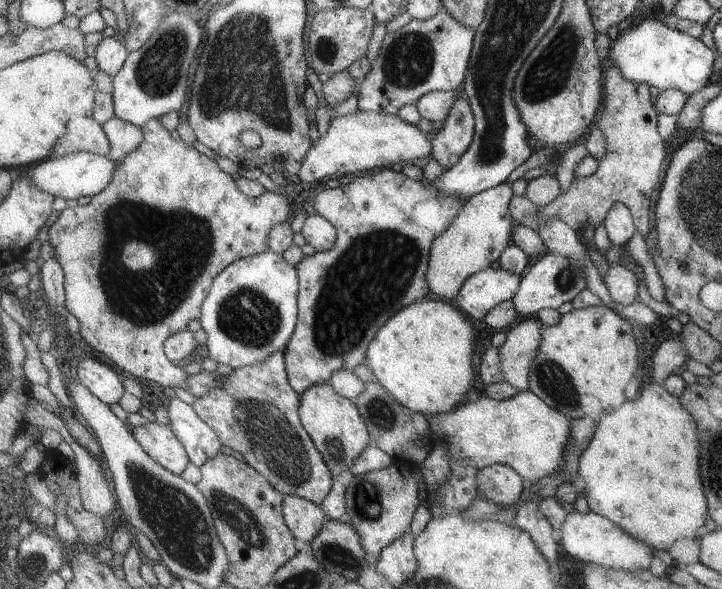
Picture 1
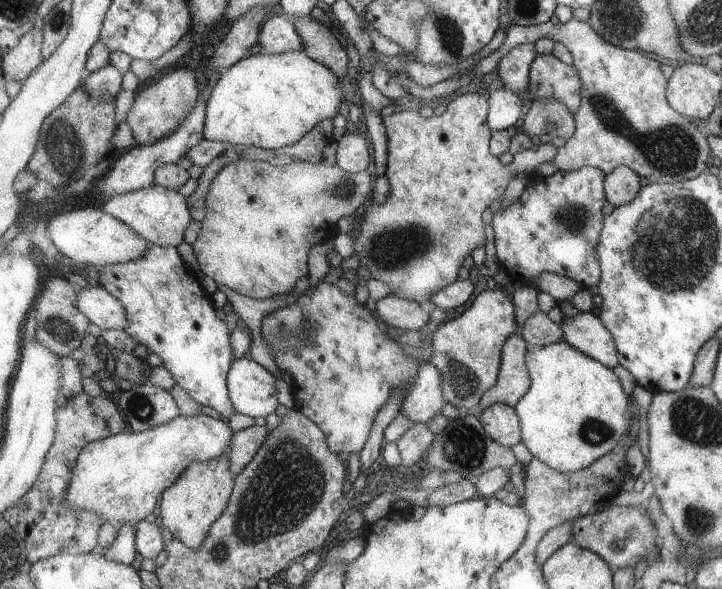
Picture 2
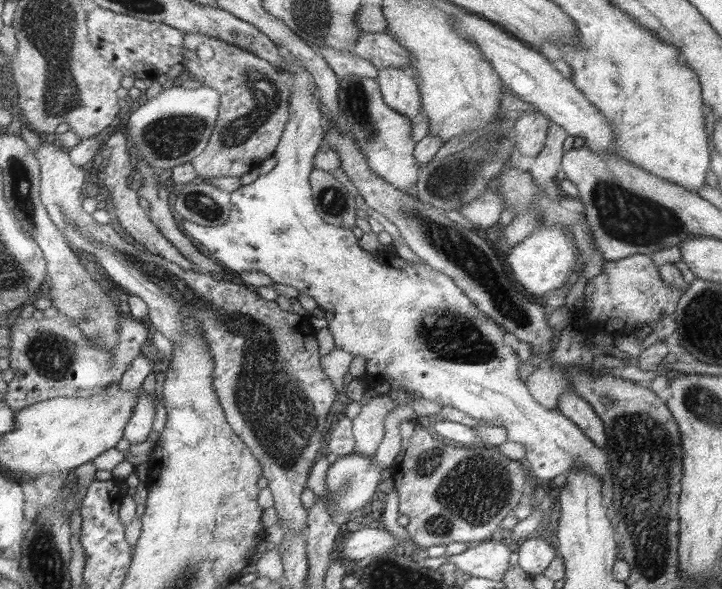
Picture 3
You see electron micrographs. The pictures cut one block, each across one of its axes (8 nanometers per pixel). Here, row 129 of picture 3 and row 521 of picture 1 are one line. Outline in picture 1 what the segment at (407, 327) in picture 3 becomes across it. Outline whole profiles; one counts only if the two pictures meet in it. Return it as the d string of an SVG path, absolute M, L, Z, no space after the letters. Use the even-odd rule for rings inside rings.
M285 496L285 520L297 540L313 542L329 518L323 506L301 496Z

